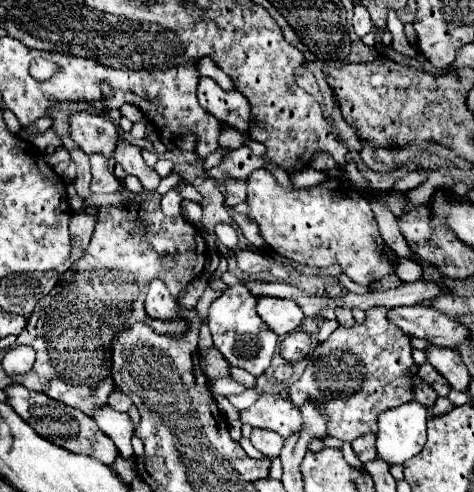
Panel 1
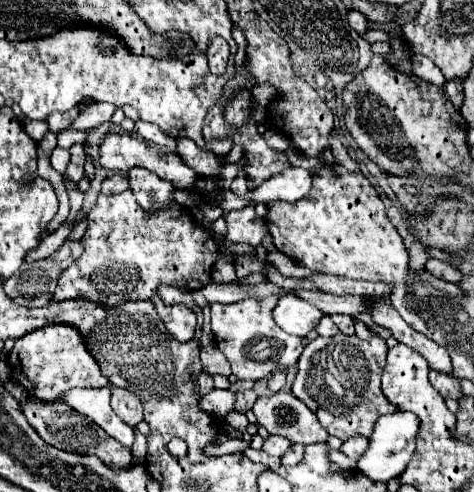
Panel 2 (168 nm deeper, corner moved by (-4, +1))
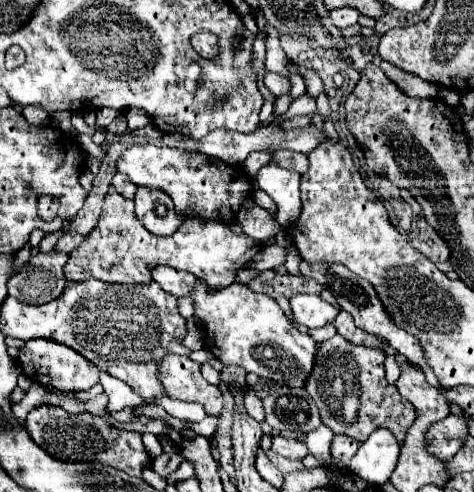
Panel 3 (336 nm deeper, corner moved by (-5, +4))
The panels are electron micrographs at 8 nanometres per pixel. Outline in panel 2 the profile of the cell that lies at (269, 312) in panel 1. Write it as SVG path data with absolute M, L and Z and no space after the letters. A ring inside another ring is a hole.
M282 295L278 307L274 309L274 319L276 323L292 335L298 337L306 337L308 331L312 331L320 319L324 317L324 313L320 309L316 309L312 303L308 303L306 299L298 297L298 295Z

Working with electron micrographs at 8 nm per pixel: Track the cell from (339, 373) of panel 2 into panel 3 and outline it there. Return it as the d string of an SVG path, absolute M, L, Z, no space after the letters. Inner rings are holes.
M341 334L317 344L315 368L307 378L305 390L315 400L321 422L335 434L345 434L365 442L375 428L389 428L399 444L403 444L405 432L415 420L415 408L403 400L395 386L387 384L383 360L383 350L357 346Z

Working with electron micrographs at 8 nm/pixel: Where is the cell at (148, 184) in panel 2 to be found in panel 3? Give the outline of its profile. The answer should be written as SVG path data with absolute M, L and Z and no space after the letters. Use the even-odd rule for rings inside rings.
M143 186L135 192L135 214L149 232L159 236L173 234L183 222L183 214L175 212L173 200L163 190Z

